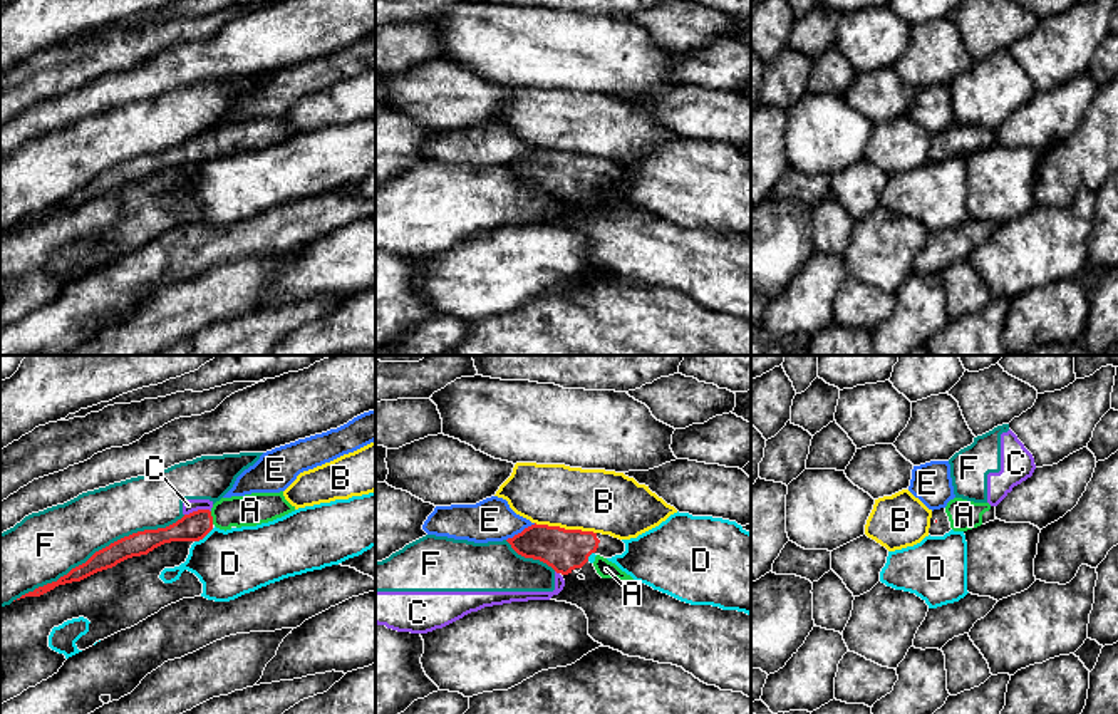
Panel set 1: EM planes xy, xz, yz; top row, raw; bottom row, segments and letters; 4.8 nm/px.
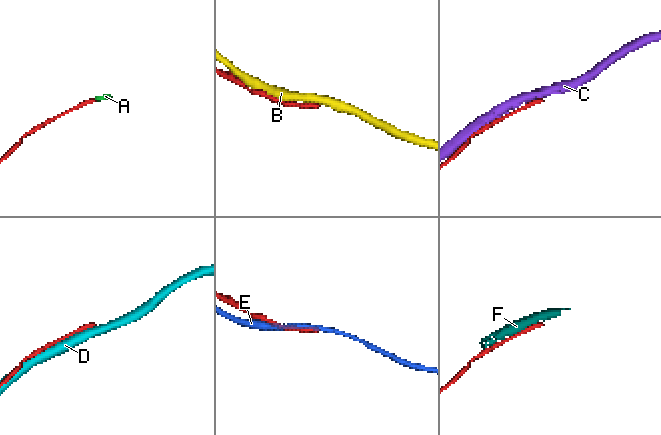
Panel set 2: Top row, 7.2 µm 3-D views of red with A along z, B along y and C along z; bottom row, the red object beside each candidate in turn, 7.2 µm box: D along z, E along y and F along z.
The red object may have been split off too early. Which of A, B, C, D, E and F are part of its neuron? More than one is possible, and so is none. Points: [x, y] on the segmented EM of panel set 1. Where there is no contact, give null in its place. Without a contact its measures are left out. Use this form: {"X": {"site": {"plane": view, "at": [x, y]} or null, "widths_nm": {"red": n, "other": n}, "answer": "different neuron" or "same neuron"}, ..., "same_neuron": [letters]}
{"A": {"site": {"plane": "xy", "at": [212, 518]}, "widths_nm": {"red": 140, "other": 160}, "answer": "same neuron"}, "B": {"site": {"plane": "xz", "at": [564, 528]}, "widths_nm": {"red": 200, "other": 300}, "answer": "different neuron"}, "C": {"site": {"plane": "xy", "at": [198, 510]}, "widths_nm": {"red": 140, "other": 60}, "answer": "different neuron"}, "D": {"site": {"plane": "xy", "at": [203, 537]}, "widths_nm": {"red": 140, "other": 320}, "answer": "different neuron"}, "E": {"site": {"plane": "xz", "at": [522, 532]}, "widths_nm": {"red": 200, "other": 200}, "answer": "different neuron"}, "F": {"site": {"plane": "xy", "at": [99, 550]}, "widths_nm": {"red": 110, "other": 320}, "answer": "different neuron"}, "same_neuron": ["A"]}

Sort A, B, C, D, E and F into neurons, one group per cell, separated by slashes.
A / B / C F / D / E

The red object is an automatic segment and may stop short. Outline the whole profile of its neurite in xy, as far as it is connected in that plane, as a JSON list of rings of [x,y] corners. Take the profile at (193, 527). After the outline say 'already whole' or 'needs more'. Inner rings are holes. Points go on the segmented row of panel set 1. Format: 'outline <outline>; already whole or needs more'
outline [[[283,491],[221,498],[211,510],[198,510],[184,515],[181,520],[166,528],[144,530],[124,536],[96,551],[85,563],[72,568],[57,582],[39,587],[20,598],[40,597],[59,585],[80,582],[97,572],[112,568],[127,558],[148,555],[164,543],[199,541],[215,526],[225,531],[233,526],[256,526],[282,518],[292,511],[295,511],[295,506],[285,499]]]; needs more

